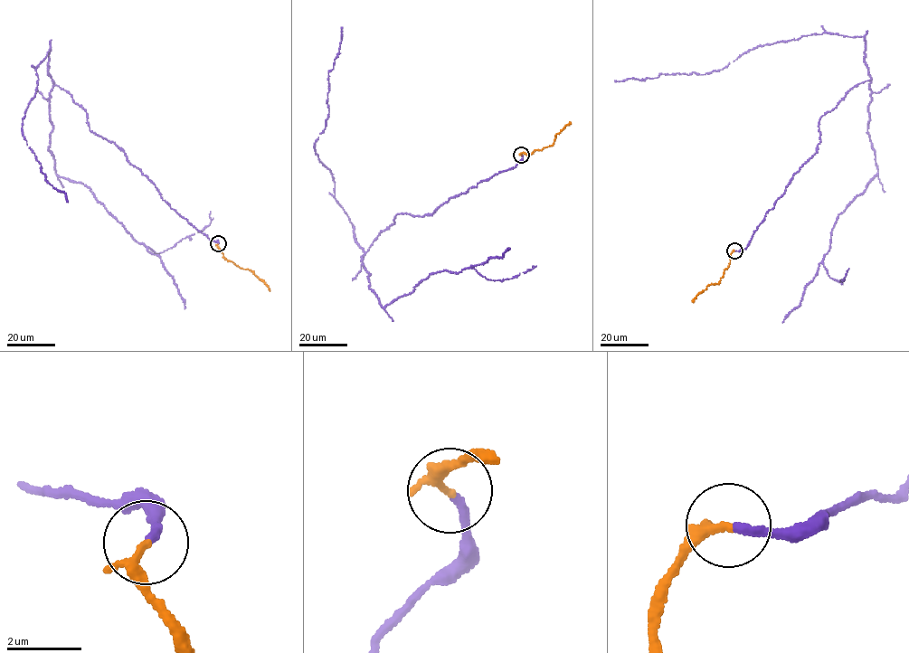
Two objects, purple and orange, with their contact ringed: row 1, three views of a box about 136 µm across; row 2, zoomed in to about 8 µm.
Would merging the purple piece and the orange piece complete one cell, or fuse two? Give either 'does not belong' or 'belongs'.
belongs

